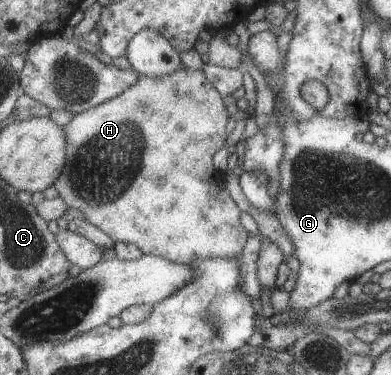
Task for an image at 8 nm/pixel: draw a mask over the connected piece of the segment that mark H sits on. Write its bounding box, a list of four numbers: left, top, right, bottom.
[56,67,250,263]

